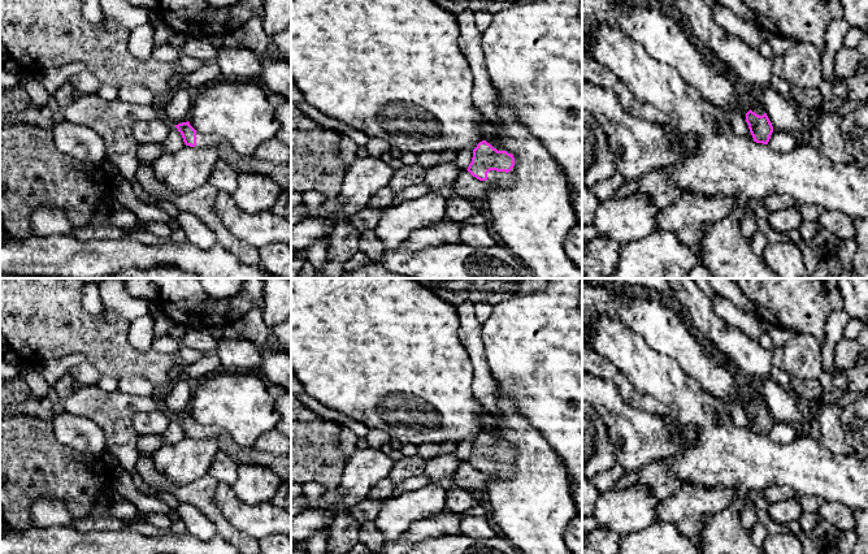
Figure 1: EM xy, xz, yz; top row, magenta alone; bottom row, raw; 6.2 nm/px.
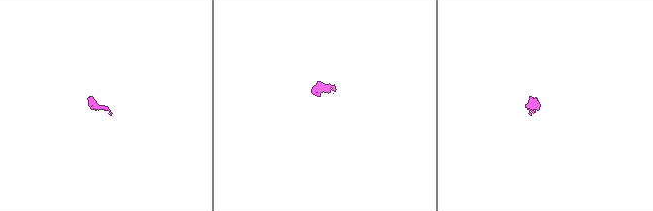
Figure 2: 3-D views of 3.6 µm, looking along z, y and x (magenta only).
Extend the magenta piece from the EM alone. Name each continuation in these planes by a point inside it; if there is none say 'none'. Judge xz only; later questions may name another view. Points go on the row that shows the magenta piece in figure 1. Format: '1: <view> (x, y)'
1: xz (502, 178)

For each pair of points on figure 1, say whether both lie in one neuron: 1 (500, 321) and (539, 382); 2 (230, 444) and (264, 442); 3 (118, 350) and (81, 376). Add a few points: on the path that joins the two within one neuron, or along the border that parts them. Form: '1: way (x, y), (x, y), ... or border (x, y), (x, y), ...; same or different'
1: way (516, 337), (539, 360), (539, 367); same
2: border (254, 446), (277, 455); different
3: border (86, 359), (102, 375); different

